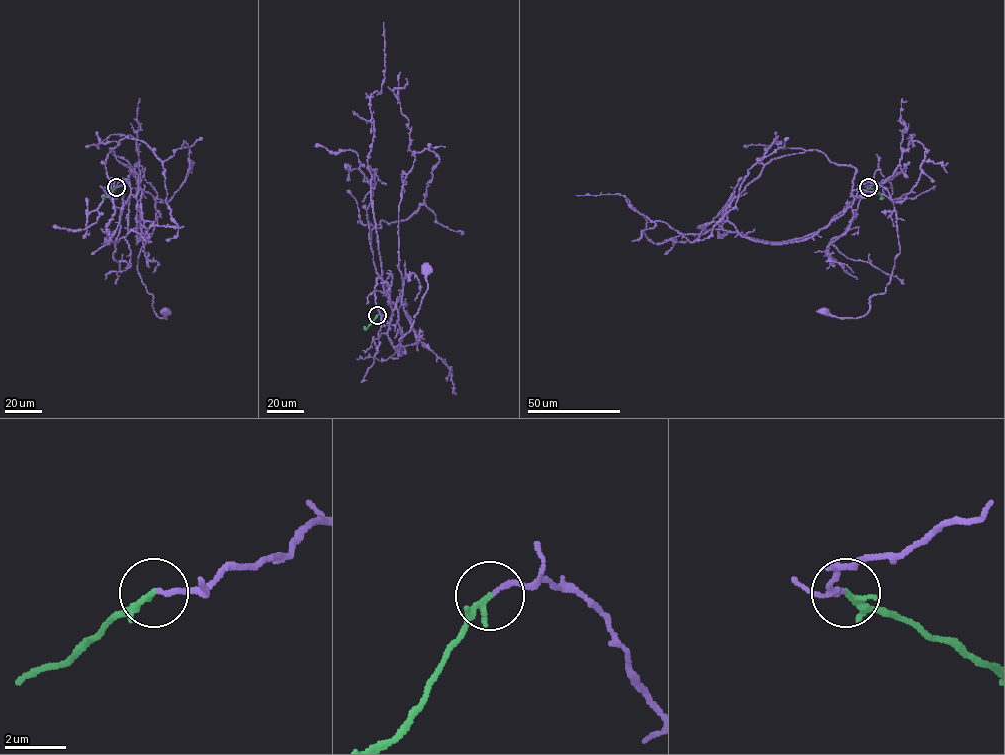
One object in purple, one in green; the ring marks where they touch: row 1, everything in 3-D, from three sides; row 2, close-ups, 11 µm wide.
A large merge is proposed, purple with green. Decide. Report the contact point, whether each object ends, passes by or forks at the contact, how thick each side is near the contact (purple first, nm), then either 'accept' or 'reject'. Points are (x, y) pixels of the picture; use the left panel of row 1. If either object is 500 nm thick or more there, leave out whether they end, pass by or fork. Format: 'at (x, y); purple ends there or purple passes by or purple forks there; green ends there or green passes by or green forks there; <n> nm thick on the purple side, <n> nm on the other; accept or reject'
at (116, 187); purple ends there; green passes by; 160 nm thick on the purple side, 150 nm on the other; accept

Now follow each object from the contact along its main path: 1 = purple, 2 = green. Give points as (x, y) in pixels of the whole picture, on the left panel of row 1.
1: (116, 187), (128, 183), (135, 197), (142, 190), (155, 201), (137, 268), (154, 311), (164, 312)
2: (115, 187), (102, 199)

